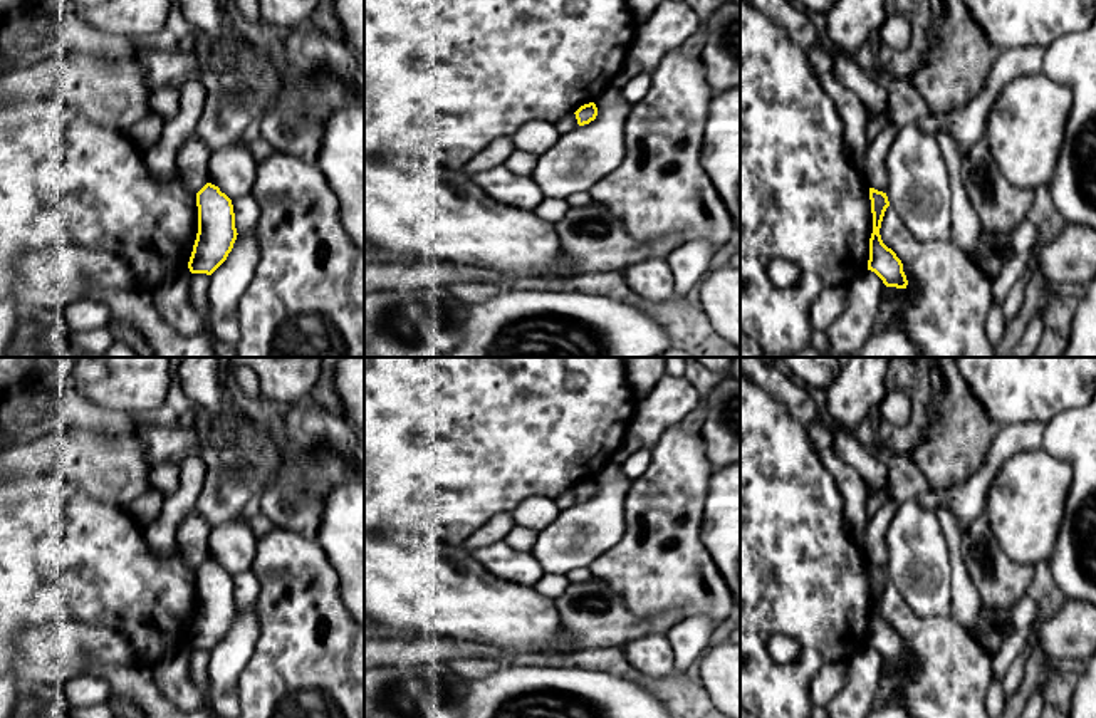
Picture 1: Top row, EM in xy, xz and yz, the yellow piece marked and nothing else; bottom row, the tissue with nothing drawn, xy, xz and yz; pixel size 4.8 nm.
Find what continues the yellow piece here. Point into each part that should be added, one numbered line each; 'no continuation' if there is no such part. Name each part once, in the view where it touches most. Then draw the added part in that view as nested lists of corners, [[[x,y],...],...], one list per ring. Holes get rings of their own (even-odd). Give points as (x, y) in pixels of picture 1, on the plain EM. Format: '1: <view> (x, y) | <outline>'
no continuation

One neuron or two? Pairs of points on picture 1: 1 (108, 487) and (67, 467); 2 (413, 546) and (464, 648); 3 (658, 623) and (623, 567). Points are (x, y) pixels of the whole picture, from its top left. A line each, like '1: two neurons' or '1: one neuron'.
1: one neuron
2: two neurons
3: two neurons

